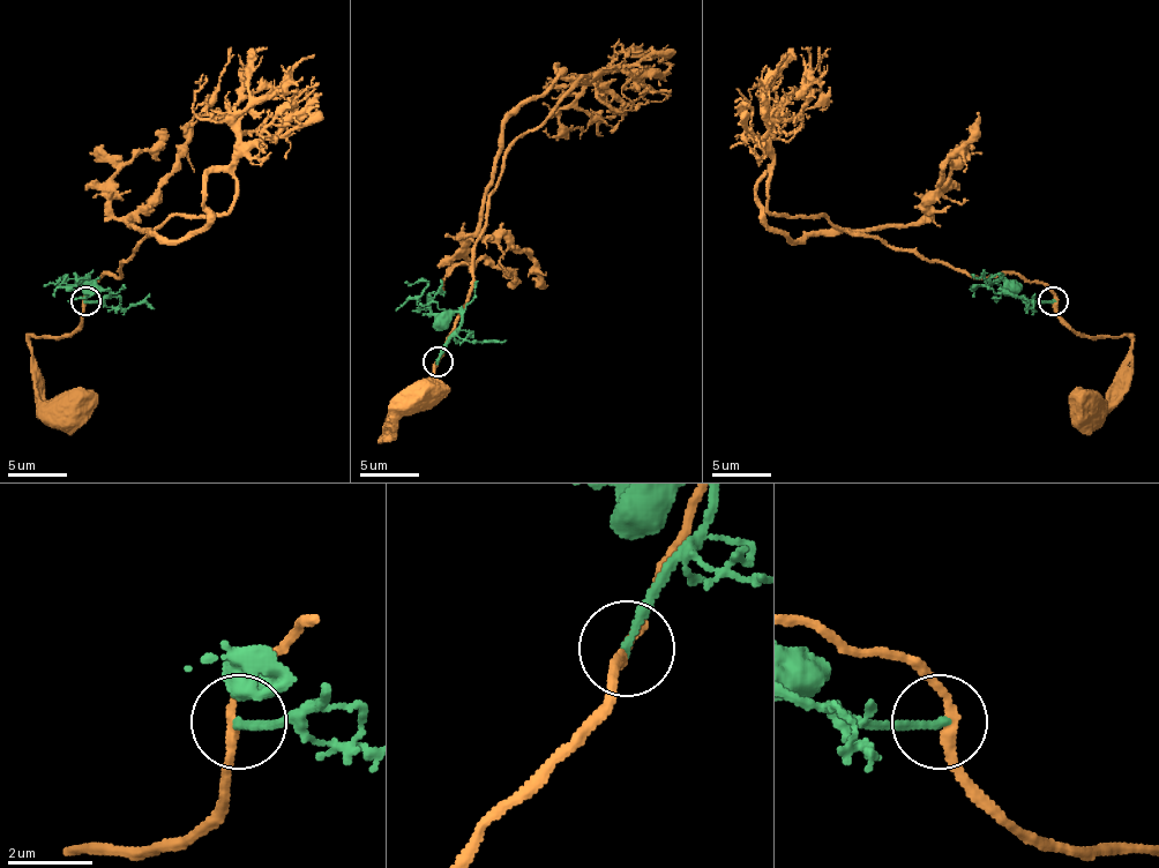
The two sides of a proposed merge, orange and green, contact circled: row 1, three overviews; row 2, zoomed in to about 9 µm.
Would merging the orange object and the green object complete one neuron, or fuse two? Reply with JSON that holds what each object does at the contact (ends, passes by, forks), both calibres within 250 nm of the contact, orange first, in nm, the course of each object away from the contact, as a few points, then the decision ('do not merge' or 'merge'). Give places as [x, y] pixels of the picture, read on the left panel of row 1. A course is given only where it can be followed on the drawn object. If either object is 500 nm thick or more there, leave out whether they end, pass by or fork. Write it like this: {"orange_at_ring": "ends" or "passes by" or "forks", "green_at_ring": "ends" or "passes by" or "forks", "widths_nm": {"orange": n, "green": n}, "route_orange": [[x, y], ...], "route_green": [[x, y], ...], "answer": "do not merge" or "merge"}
{"orange_at_ring": "passes by", "green_at_ring": "ends", "widths_nm": {"orange": 200, "green": 180}, "route_orange": [[83, 300], [172, 214], [232, 208], [238, 131], [208, 110], [229, 47]], "route_green": [[87, 300], [110, 294], [104, 289], [89, 289], [80, 279], [59, 289], [53, 297]], "answer": "do not merge"}

